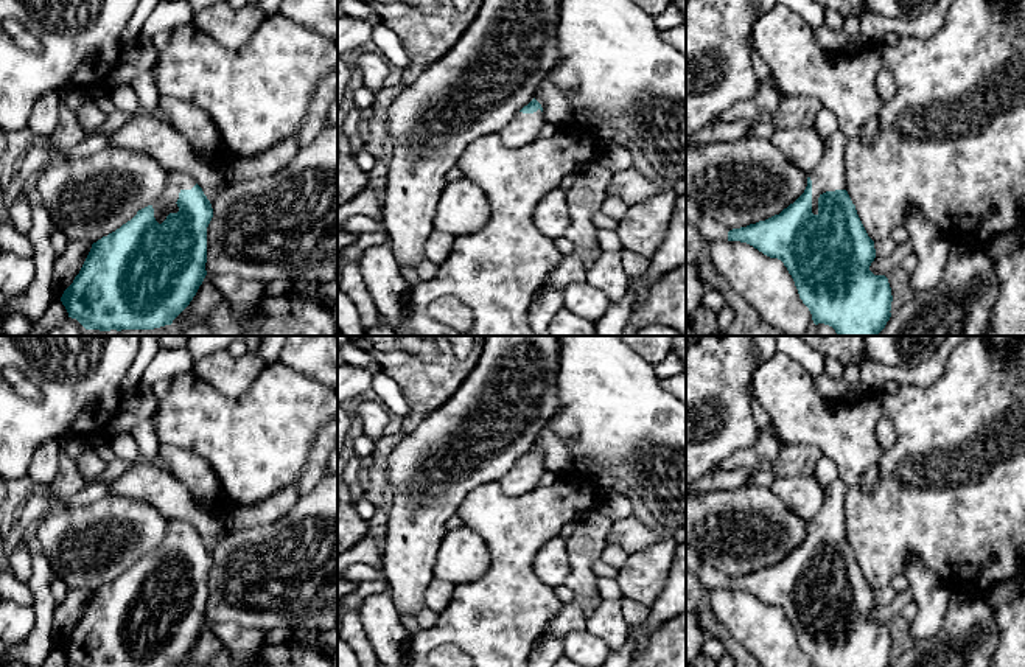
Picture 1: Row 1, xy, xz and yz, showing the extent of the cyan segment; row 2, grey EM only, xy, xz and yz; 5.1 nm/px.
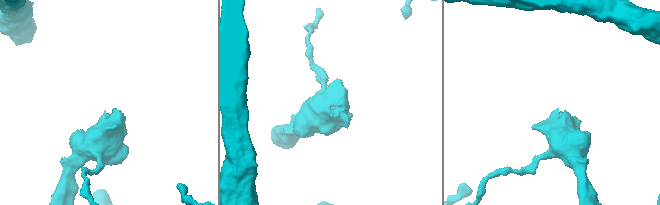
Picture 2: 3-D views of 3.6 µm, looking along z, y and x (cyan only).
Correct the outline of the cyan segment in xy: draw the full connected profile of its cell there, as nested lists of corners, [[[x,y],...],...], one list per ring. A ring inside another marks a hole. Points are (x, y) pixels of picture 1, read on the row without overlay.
[[[166,519],[166,536],[152,552],[92,597],[61,650],[72,667],[176,667],[193,648],[207,619],[207,575],[213,557],[190,521]]]

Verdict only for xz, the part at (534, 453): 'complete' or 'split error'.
split error

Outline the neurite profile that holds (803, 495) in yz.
[[[815,476],[776,479],[770,488],[792,513],[806,522],[818,513],[824,502],[824,490]]]

